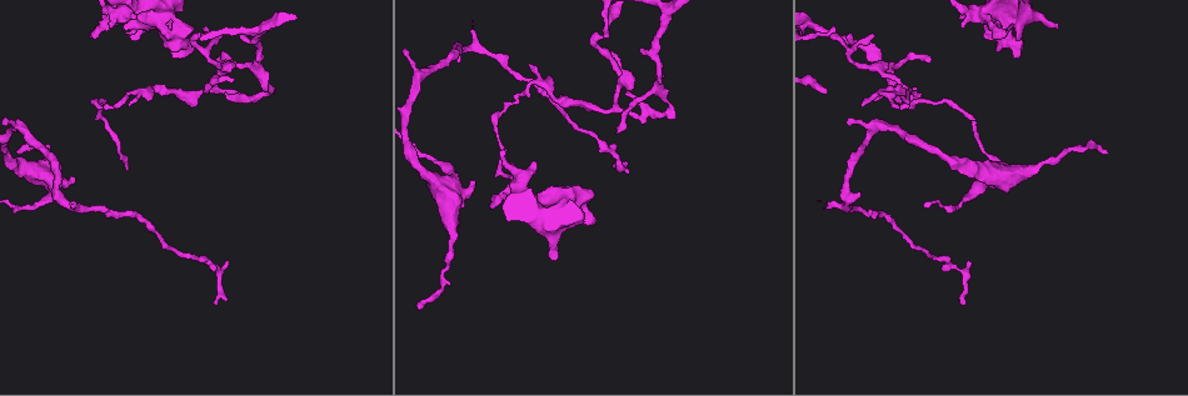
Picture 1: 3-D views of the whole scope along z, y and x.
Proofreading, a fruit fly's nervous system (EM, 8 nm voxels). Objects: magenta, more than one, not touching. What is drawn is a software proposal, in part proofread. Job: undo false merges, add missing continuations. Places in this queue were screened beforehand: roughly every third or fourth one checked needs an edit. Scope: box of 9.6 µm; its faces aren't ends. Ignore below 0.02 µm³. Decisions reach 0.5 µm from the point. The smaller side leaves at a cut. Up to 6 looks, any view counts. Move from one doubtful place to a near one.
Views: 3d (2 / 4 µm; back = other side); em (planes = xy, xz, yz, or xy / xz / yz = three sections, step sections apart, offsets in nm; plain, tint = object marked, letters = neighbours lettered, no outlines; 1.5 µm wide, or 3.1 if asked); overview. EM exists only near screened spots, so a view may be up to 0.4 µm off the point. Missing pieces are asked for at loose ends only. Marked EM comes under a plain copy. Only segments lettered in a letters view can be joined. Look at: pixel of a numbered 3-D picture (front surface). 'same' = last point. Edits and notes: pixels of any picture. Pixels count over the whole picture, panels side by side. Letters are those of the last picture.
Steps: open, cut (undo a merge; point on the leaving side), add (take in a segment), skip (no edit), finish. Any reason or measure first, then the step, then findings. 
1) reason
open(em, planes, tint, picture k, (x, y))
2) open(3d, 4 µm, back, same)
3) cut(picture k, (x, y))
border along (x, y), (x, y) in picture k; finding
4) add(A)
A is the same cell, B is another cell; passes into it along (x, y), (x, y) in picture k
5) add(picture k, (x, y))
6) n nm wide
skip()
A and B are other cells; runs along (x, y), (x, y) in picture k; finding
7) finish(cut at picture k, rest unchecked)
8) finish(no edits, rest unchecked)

an open end
open(3d, 2 µm, picture 1, (1106, 151))

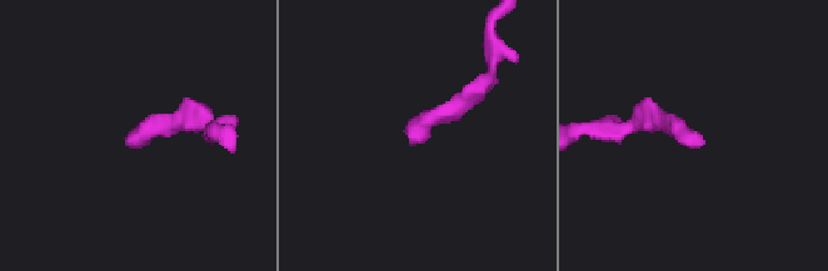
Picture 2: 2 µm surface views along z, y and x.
shape alone is not enough
open(em, xz, step 8, letters, picture 2, (700, 141))

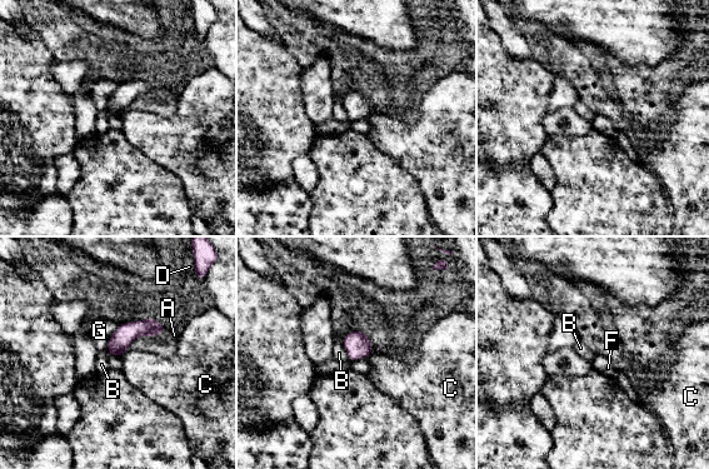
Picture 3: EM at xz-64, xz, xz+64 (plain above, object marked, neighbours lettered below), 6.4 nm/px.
skip()
A, B, C, D, F and G are other cells; none of them fits

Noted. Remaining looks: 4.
free end
open(em, xy, step 4, letters, picture 1, (472, 183))

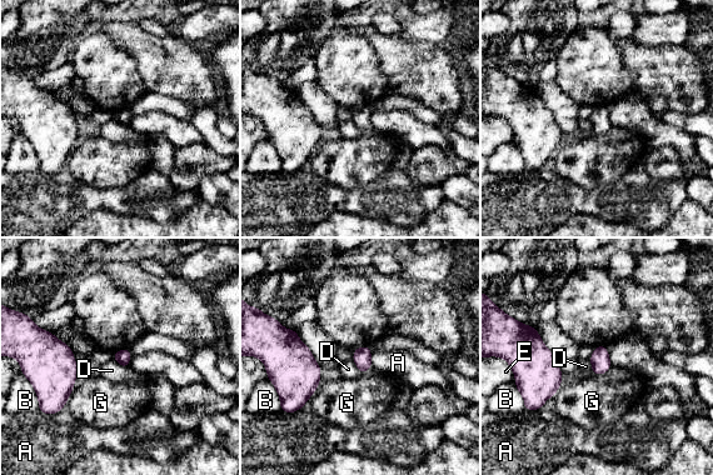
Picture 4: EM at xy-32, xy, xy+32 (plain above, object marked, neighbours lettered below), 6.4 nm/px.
skip()
A, B, D, E and G are other cells; border along (588, 359), (593, 375) in picture 4; no lettered segment goes on from it

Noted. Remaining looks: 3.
thin end
open(3d, 2 µm, picture 1, (471, 30))

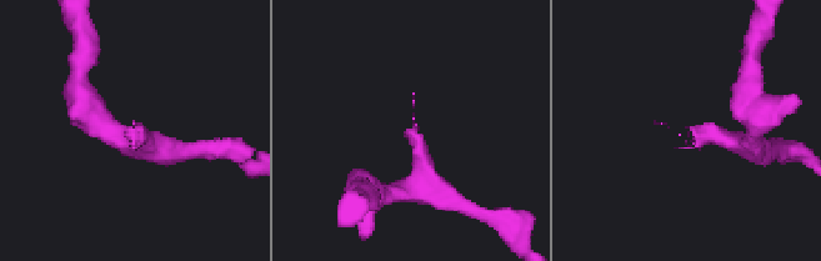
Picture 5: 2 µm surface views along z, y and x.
open(em, planes, letters, picture 5, (406, 129))

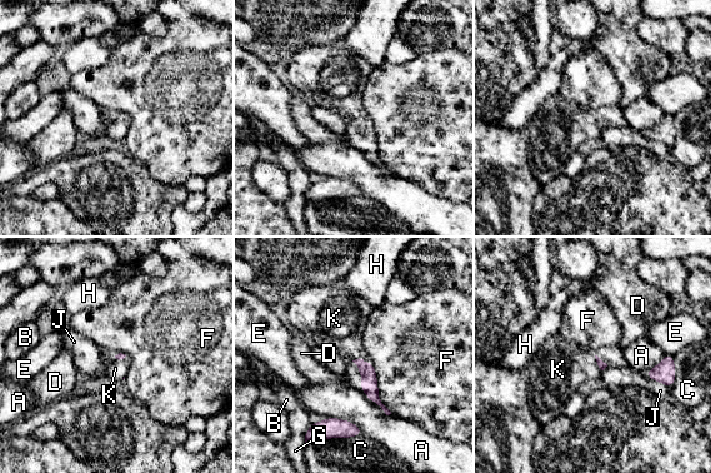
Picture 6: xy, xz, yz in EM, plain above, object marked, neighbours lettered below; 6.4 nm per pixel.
add(K)
K is the same cell, A, B, C, D, E, F, G, H and J are other cells; passes into it along (369, 383), (361, 359), (339, 328) in picture 6; it goes on there

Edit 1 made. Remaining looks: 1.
finish(add at picture 6, rest unchecked)

